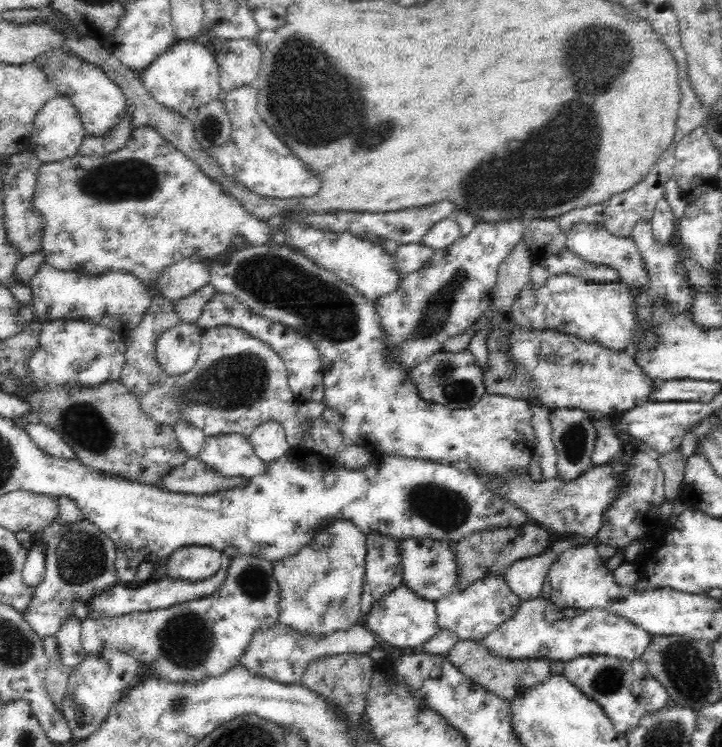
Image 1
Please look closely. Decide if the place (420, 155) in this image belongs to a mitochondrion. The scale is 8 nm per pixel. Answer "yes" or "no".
no

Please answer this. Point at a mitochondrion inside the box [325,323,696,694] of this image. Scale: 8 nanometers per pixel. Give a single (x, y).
(449, 510)

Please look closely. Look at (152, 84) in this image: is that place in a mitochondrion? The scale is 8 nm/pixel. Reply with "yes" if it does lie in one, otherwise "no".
no

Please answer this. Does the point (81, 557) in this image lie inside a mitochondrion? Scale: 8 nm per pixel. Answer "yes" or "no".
yes

